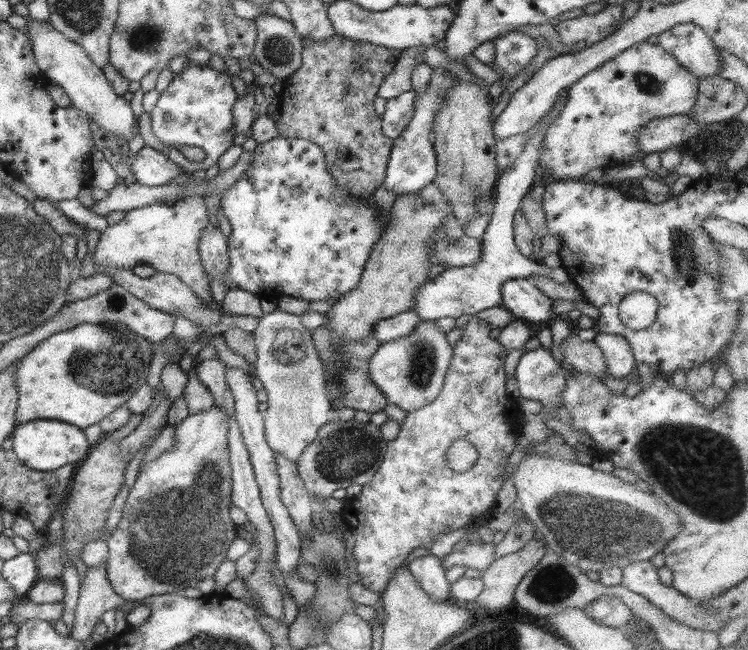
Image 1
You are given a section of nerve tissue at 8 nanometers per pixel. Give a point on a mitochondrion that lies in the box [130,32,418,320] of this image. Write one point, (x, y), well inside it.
(278, 51)

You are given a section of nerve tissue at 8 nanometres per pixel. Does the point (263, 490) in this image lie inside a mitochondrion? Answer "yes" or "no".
no

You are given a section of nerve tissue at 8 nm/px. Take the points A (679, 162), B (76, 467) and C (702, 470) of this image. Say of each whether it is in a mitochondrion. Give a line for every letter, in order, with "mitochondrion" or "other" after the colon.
A: other
B: other
C: mitochondrion

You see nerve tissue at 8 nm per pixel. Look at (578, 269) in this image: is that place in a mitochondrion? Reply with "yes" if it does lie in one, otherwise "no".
no

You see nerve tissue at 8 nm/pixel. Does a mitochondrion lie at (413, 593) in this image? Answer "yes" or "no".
no

